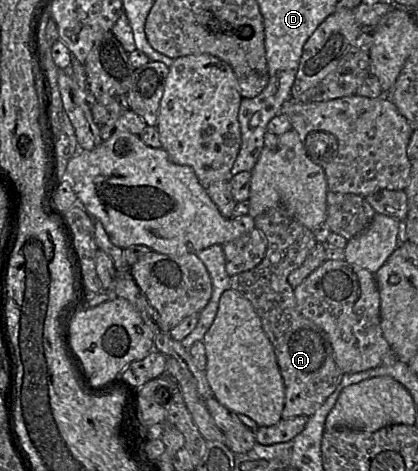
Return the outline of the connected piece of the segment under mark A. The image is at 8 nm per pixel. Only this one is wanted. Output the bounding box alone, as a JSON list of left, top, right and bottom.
[230,209,343,417]

